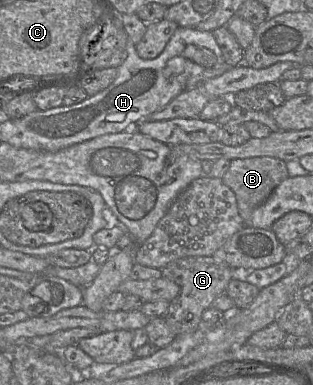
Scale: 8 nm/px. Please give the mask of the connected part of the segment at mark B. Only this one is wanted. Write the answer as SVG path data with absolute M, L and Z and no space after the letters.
M253 157L231 160L222 181L234 192L239 214L246 225L254 209L262 205L288 177L286 162L283 160Z

